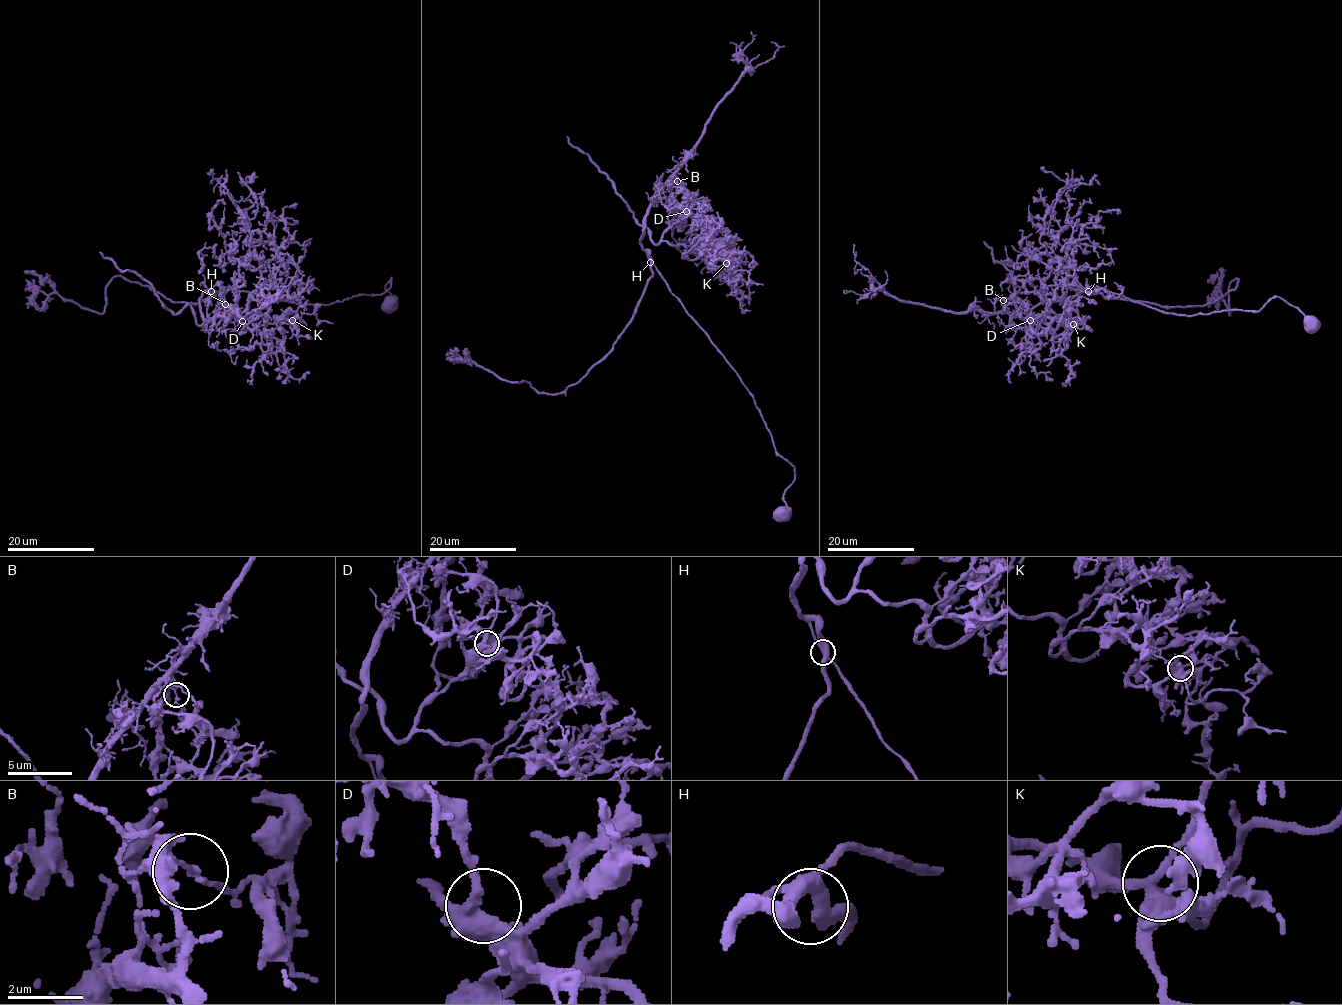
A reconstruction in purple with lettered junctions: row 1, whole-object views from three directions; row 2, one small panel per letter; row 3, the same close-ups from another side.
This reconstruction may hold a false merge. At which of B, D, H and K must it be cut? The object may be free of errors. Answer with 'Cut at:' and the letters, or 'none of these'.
Cut at: B

